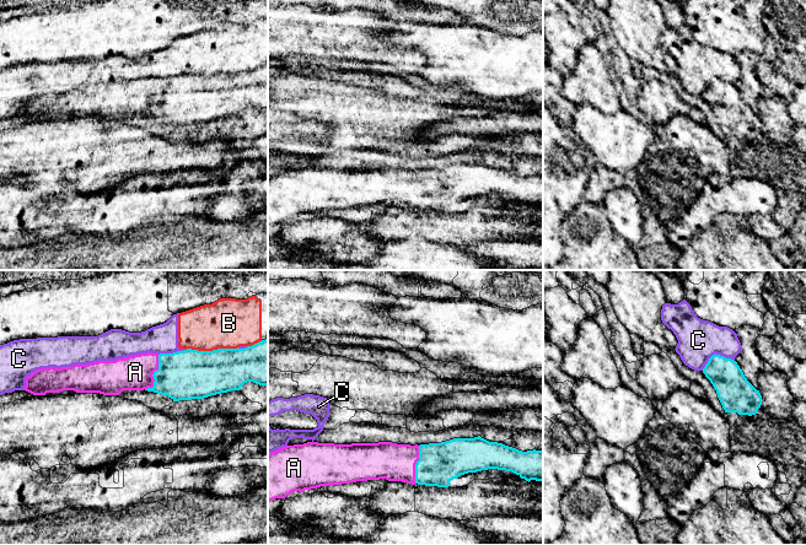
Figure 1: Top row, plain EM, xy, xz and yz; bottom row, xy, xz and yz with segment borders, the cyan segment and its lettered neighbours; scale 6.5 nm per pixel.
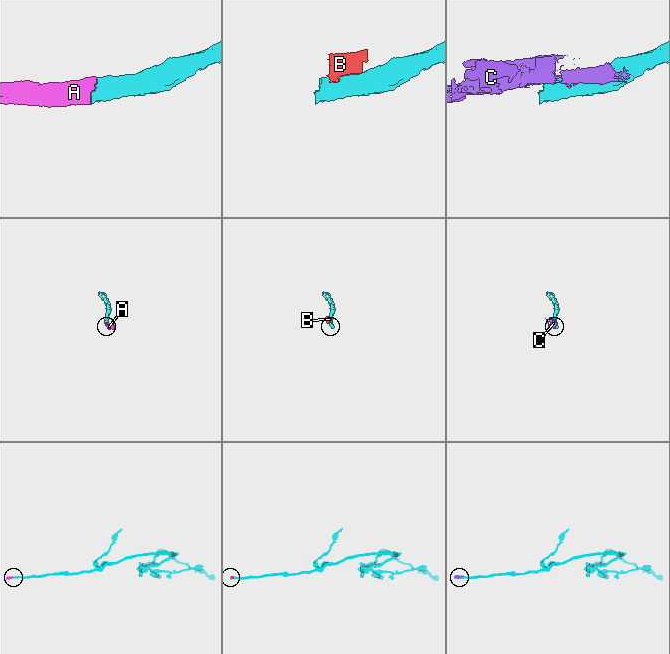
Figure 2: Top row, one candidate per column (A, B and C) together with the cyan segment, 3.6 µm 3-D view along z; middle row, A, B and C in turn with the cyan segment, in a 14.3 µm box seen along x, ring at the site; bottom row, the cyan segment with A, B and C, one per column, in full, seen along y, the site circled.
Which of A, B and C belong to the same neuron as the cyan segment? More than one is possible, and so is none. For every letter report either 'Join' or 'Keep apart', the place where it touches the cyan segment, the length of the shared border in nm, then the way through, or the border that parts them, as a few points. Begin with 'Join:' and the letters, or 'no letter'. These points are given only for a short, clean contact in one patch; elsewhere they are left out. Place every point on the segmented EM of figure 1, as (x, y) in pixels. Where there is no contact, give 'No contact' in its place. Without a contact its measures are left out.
Join: A
A: Join. Touches cyan at xy (152, 374). Shared border 240 nm
B: Keep apart. Touches cyan at xy (210, 351). Shared border 360 nm
C: Keep apart. Touches cyan at yz (715, 354). Shared border 220 nm

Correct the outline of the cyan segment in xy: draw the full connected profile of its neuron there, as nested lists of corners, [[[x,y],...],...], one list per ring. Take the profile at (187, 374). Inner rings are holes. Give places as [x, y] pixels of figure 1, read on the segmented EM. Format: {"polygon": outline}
{"polygon": [[[268,339],[245,349],[147,352],[115,361],[41,368],[26,378],[22,390],[33,395],[63,390],[119,395],[123,390],[145,389],[179,401],[240,390],[247,382],[268,385]]]}

